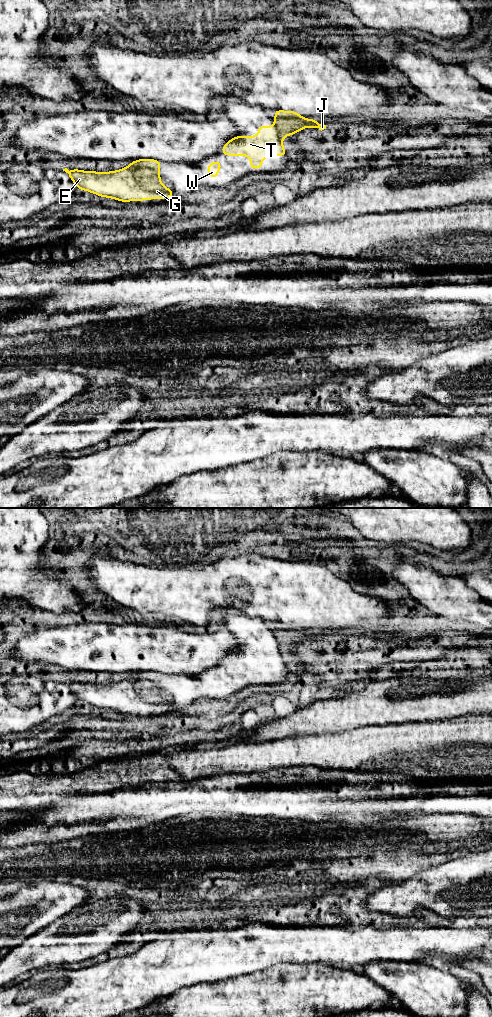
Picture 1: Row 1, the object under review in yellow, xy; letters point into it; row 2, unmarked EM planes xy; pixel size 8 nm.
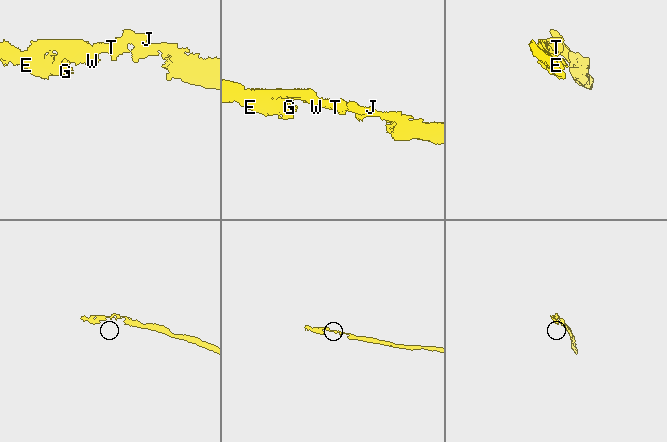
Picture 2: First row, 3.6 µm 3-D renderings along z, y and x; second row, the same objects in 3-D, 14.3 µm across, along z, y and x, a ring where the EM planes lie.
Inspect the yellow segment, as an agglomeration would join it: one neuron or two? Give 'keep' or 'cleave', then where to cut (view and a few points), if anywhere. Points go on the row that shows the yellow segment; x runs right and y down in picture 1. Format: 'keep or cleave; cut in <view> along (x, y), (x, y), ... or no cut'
cleave; cut in xy along (274, 125), (282, 137)

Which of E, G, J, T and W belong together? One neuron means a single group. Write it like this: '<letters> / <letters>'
E G T W / J

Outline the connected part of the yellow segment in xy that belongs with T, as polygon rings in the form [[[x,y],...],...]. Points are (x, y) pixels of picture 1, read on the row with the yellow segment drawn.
[[[259,125],[257,136],[235,136],[222,147],[222,154],[249,156],[251,169],[261,169],[267,156],[287,156],[282,143],[283,137],[275,125]]]

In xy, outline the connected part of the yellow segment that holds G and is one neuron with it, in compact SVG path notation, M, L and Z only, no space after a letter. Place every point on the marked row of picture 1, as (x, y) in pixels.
M139 159L127 167L110 172L63 169L80 190L121 202L174 198L172 187L167 189L159 180L161 161Z

